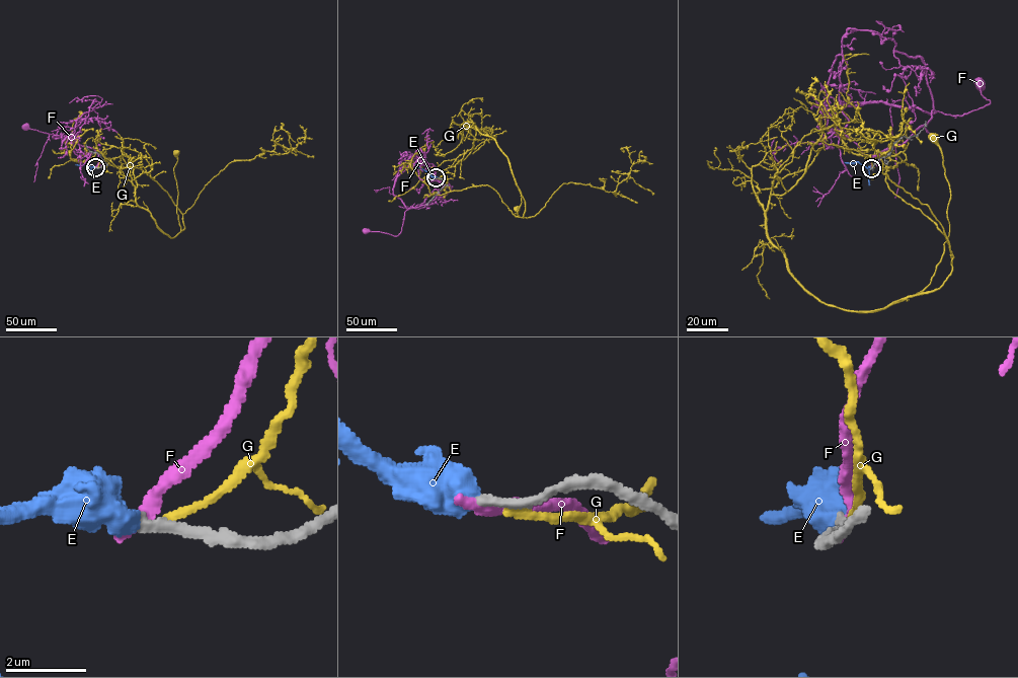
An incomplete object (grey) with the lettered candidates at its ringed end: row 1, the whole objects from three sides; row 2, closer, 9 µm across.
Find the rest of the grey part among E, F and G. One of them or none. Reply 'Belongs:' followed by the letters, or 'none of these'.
Belongs: E

